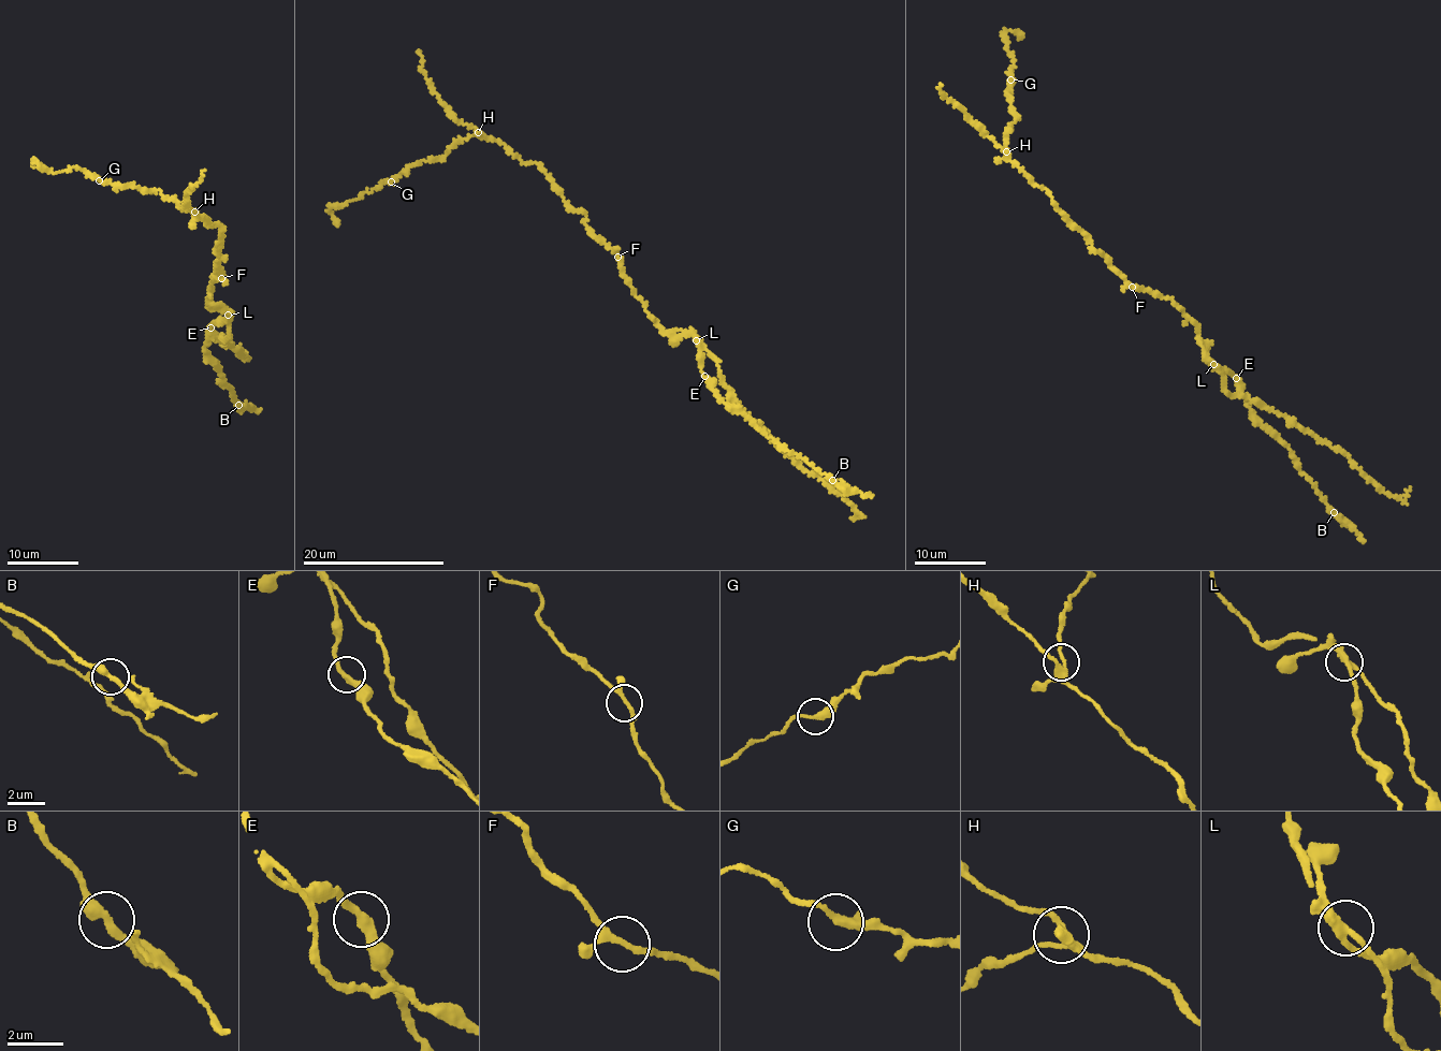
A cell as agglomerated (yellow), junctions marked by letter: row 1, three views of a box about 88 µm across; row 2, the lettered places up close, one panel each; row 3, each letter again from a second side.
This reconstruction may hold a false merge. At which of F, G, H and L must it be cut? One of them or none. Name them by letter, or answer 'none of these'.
L

